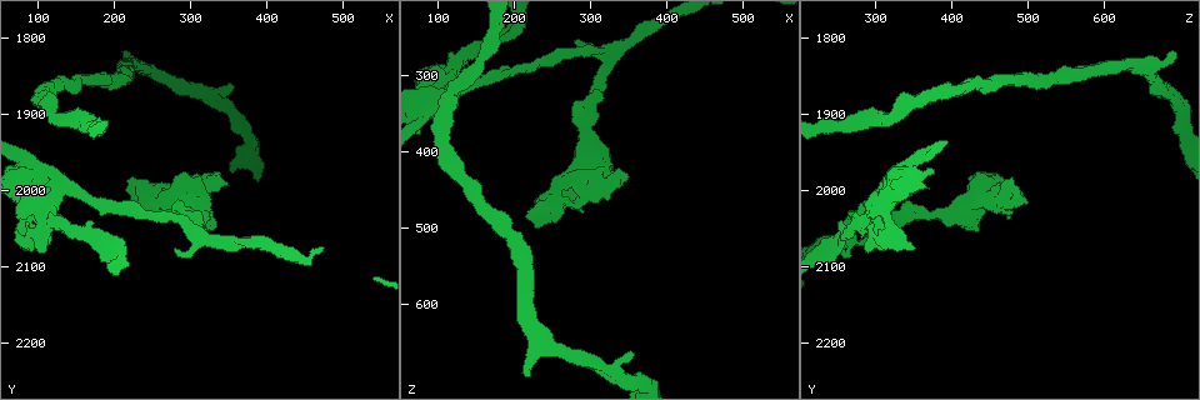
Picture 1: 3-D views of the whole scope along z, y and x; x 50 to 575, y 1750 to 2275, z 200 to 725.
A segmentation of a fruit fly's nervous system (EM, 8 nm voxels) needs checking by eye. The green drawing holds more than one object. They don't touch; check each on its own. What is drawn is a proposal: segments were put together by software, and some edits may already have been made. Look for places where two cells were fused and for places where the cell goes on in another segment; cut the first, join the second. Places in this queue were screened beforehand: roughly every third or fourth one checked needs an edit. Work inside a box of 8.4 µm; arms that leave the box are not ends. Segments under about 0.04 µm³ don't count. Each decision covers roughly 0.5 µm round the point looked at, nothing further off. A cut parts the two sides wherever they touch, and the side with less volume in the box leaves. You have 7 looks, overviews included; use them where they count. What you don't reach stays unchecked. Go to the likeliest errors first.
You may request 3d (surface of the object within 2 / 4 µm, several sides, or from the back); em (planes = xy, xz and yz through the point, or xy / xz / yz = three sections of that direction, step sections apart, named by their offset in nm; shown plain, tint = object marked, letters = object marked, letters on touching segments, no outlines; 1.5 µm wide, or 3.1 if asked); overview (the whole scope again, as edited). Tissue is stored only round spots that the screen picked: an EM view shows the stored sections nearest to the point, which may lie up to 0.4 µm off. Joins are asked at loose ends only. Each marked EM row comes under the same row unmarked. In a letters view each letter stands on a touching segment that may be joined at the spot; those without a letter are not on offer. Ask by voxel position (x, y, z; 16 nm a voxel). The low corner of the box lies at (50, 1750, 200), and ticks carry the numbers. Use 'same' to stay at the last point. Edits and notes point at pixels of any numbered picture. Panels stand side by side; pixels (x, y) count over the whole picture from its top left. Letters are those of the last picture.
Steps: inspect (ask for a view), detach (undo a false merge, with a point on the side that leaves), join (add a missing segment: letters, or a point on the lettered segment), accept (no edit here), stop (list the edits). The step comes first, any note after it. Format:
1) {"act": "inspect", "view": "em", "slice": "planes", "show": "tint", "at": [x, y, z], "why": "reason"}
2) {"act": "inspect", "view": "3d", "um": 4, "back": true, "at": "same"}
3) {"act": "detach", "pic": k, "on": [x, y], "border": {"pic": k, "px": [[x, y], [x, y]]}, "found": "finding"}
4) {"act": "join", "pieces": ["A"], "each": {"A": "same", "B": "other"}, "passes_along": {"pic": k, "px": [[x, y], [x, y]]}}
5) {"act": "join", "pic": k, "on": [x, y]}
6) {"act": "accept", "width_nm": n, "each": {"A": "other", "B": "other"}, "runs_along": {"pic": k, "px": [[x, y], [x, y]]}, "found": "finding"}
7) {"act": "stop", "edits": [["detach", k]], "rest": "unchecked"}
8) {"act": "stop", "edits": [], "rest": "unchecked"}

{"act": "inspect", "view": "3d", "um": 4, "back": true, "at": [135, 1995, 315], "why": "four or more arms meet"}

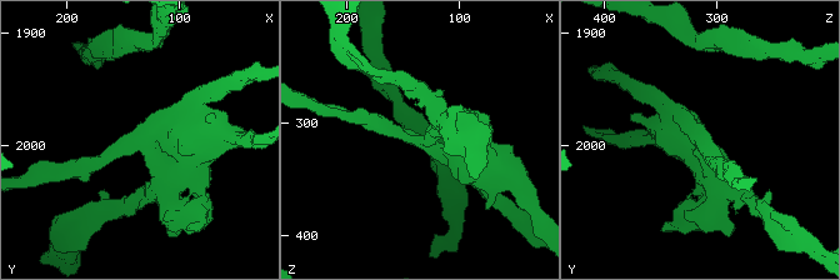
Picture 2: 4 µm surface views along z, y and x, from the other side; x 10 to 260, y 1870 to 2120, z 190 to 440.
{"act": "inspect", "view": "em", "slice": "yz", "step": 8, "show": "letters", "at": [134, 1996, 314], "arms": 4, "why": "now the EM"}

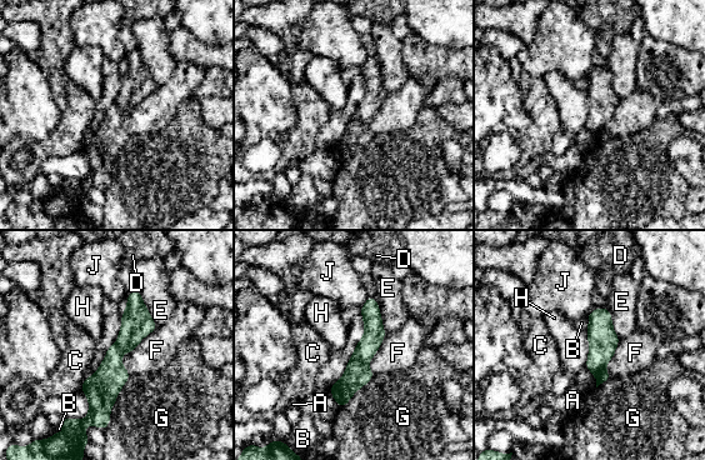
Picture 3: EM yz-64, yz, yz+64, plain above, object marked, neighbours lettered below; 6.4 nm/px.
{"act": "detach", "pic": 3, "on": [113, 360], "each": {"A": "other", "B": "other", "C": "other", "D": "other", "E": "other", "F": "other", "G": "other", "H": "other", "J": "other"}, "part_leaving": {"pic": 3, "px": [[125, 315], [101, 420]]}, "found": "two cells meet here"}

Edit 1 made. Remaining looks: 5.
{"act": "inspect", "view": "overview", "why": "redraw"}

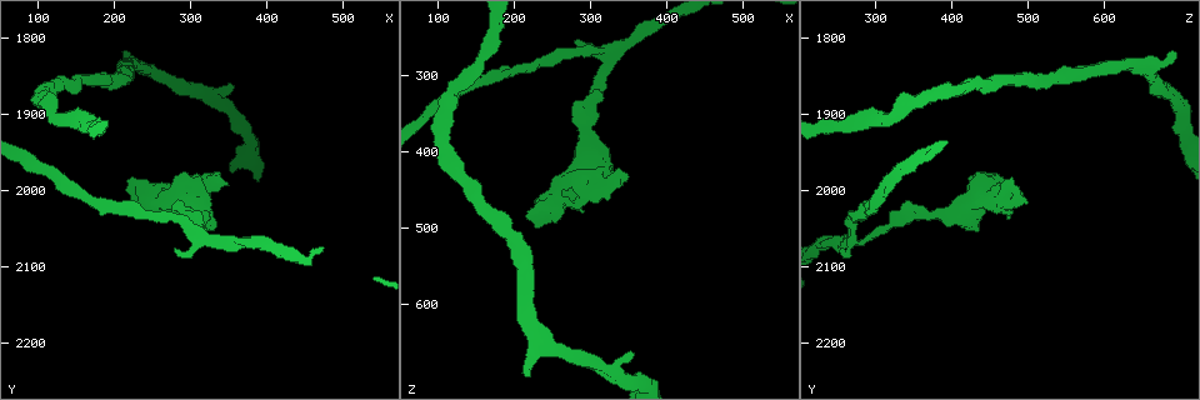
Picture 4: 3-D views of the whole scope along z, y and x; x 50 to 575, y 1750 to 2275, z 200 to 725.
{"act": "inspect", "view": "em", "slice": "yz", "step": 4, "show": "tint", "at": [215, 1820, 690], "why": "free end"}

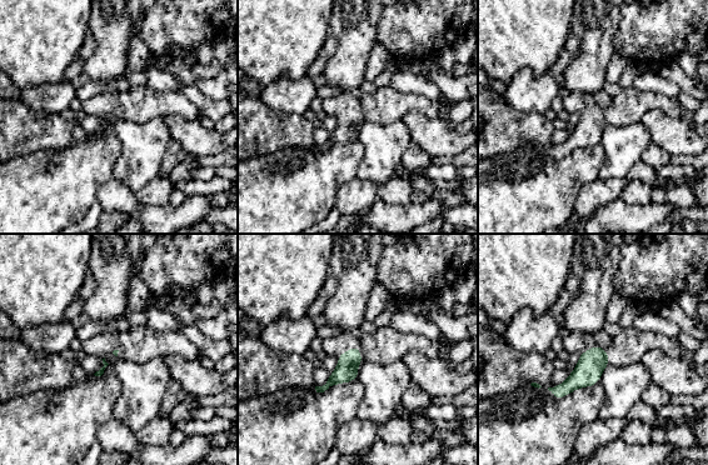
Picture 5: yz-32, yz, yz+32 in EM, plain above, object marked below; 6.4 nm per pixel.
{"act": "inspect", "view": "em", "slice": "planes", "show": "letters", "at": "same", "why": "cut it another way"}

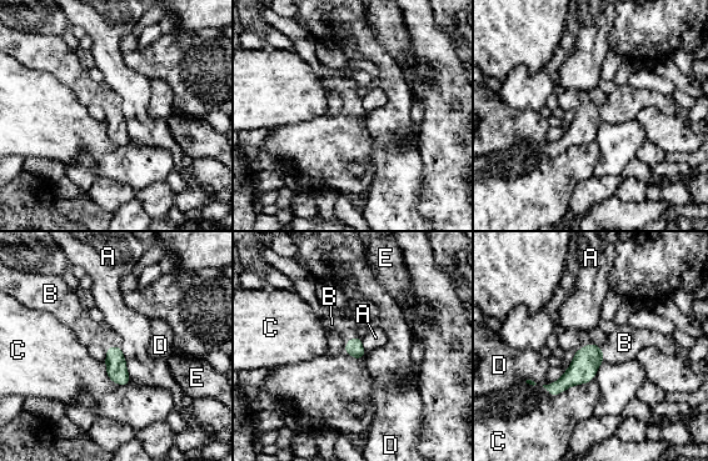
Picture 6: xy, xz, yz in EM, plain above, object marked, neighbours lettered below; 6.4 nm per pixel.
{"act": "join", "pieces": ["B"], "each": {"A": "other", "B": "same", "C": "other", "D": "other", "E": "other"}, "passes_along": {"pic": 6, "px": [[587, 360], [602, 355], [624, 342]]}, "found": "the cell continues"}

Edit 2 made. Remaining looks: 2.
{"act": "inspect", "view": "em", "slice": "planes", "show": "letters", "at": [290, 2030, 475]}

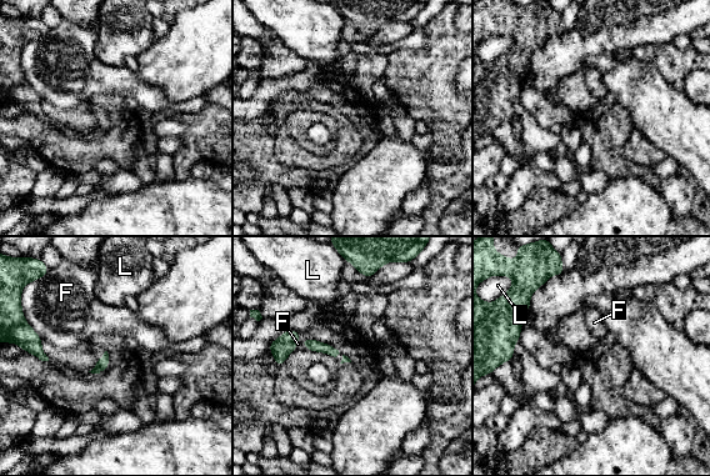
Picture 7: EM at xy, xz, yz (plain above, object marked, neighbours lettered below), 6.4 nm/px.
{"act": "accept", "longest_contact_nm": ["F", 140], "each": {"F": "other", "L": "other"}, "border": {"pic": 7, "px": [[29, 325], [43, 340]]}, "found": "none of them fits"}

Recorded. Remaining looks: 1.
{"act": "stop", "edits": [["detach", 3], ["join", 6]], "rest": "unchecked"}

